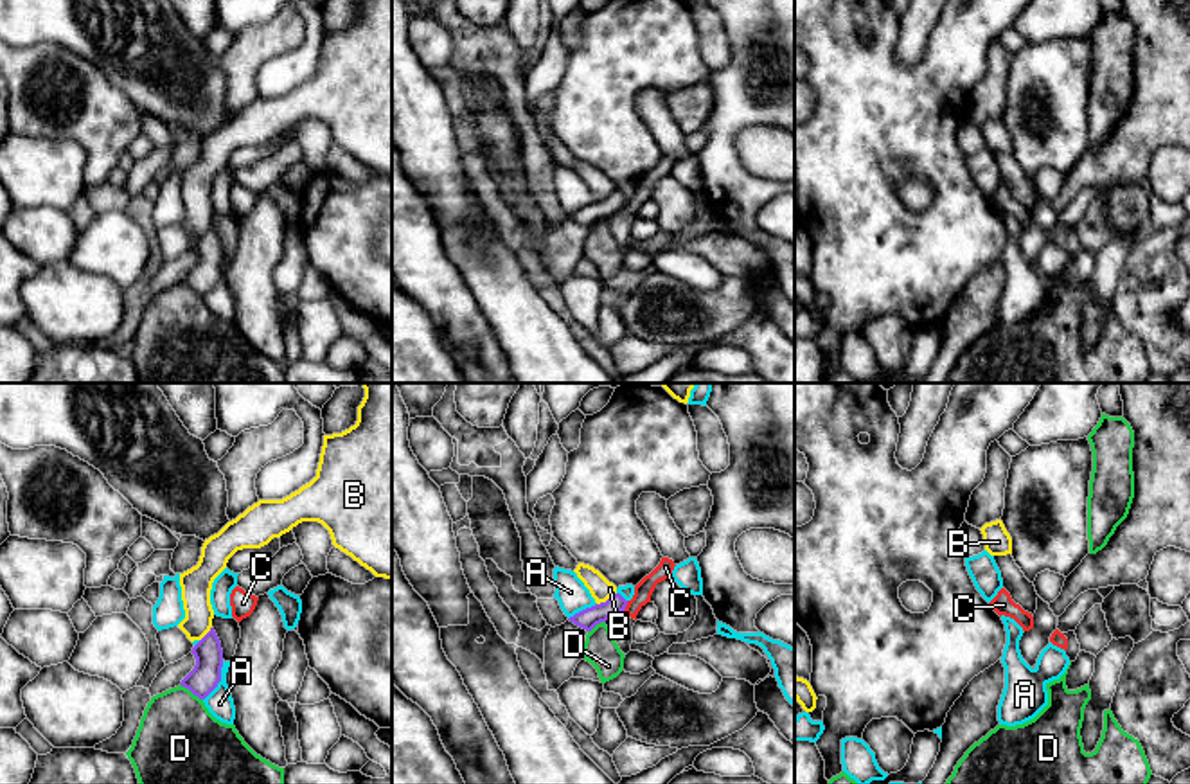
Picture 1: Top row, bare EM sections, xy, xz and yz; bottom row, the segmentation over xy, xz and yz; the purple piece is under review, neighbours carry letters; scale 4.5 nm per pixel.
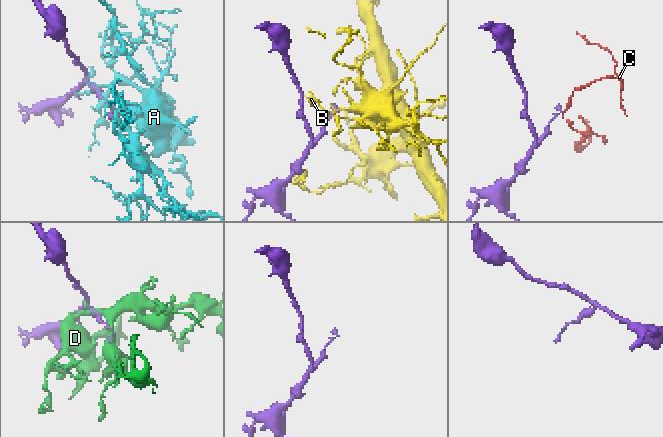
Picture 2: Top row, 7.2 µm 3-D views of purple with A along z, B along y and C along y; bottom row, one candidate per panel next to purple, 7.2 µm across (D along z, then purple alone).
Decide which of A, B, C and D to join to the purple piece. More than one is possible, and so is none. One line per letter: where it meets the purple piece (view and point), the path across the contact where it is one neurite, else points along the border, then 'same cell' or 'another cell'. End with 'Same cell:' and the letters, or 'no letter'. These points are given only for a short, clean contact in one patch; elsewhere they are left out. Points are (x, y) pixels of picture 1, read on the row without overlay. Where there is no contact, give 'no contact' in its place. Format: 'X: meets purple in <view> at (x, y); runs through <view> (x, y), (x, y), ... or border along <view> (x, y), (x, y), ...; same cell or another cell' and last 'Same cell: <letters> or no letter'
A: meets purple in xy at (220, 277); another cell
B: meets purple in xz at (608, 196); another cell
C: meets purple in xz at (626, 202); border along xz (628, 198), (622, 207); another cell
D: meets purple in xy at (191, 288); another cell
Same cell: no letter

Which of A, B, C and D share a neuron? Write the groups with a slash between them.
A / B / C / D

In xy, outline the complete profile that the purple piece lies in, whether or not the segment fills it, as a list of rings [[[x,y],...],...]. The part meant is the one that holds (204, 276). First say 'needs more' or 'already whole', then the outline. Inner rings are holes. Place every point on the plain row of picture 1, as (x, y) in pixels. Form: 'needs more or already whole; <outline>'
already whole; [[[210,225],[191,250],[196,255],[196,263],[180,282],[200,297],[205,297],[221,279],[223,246],[214,225]]]

